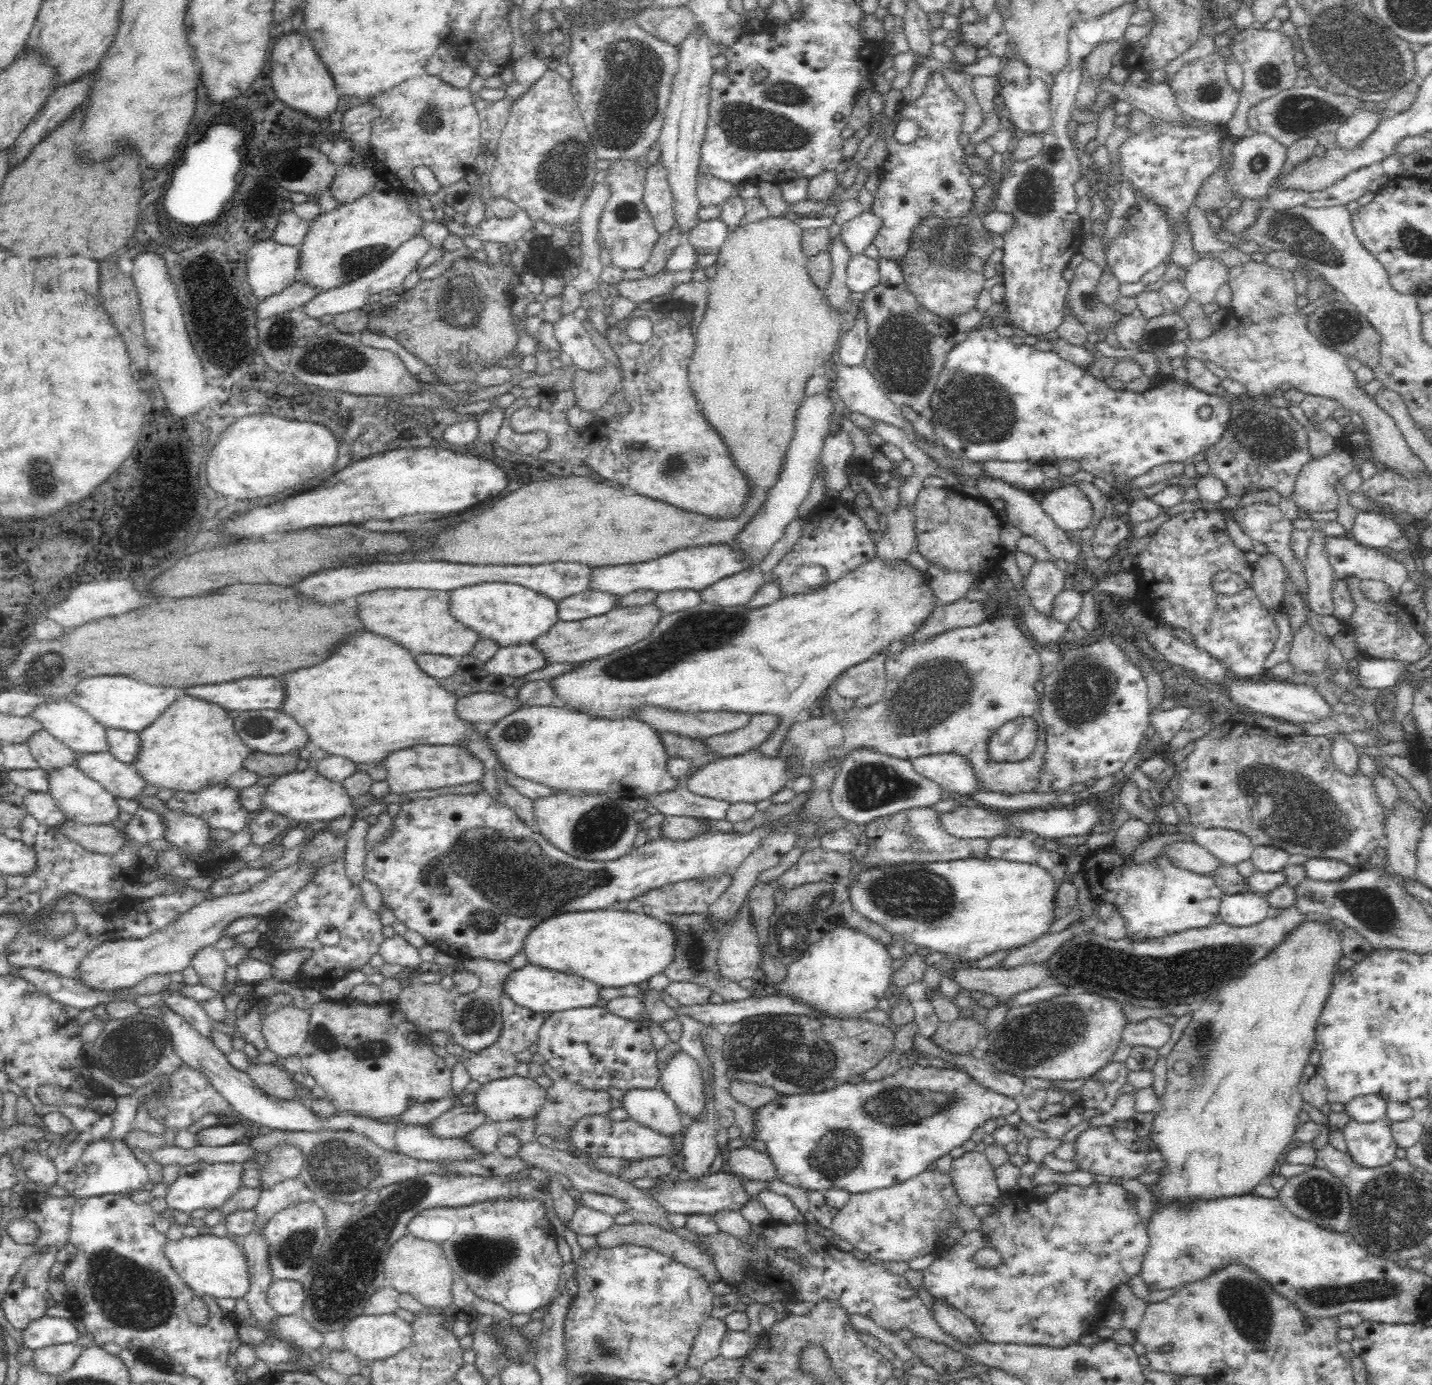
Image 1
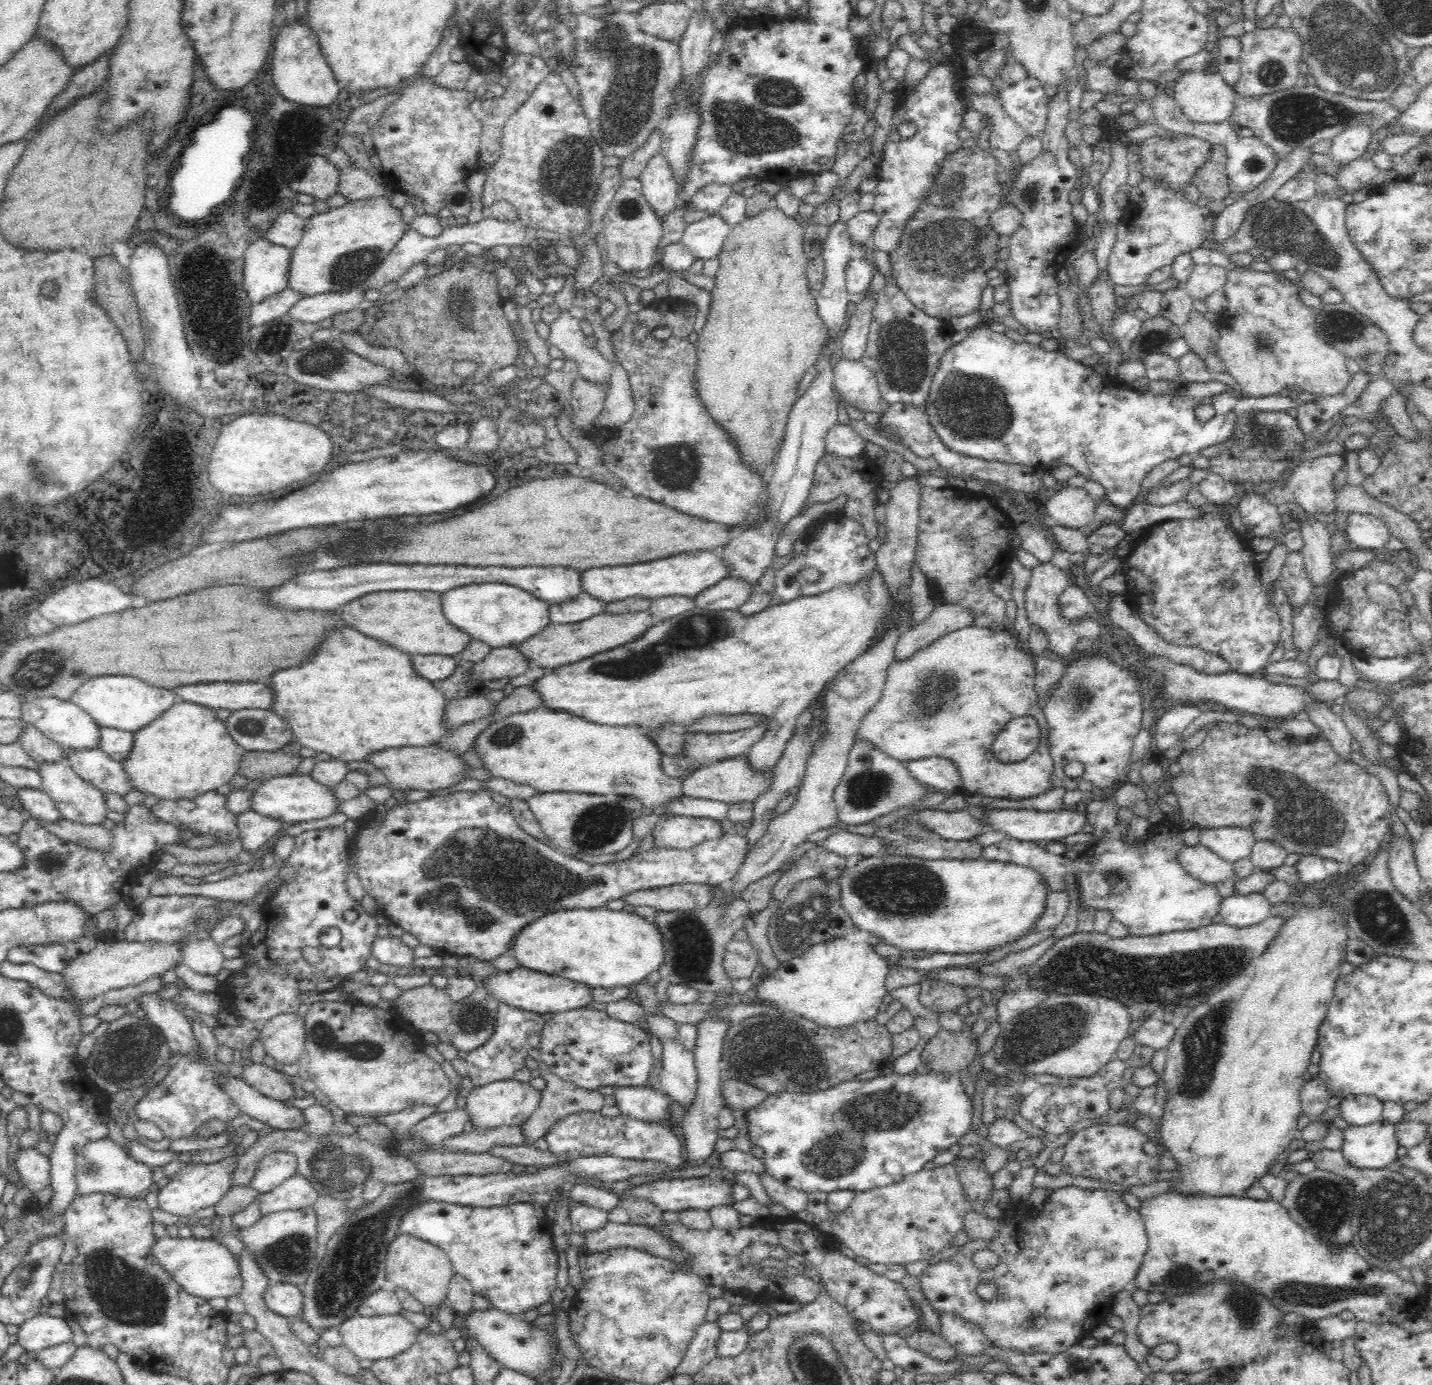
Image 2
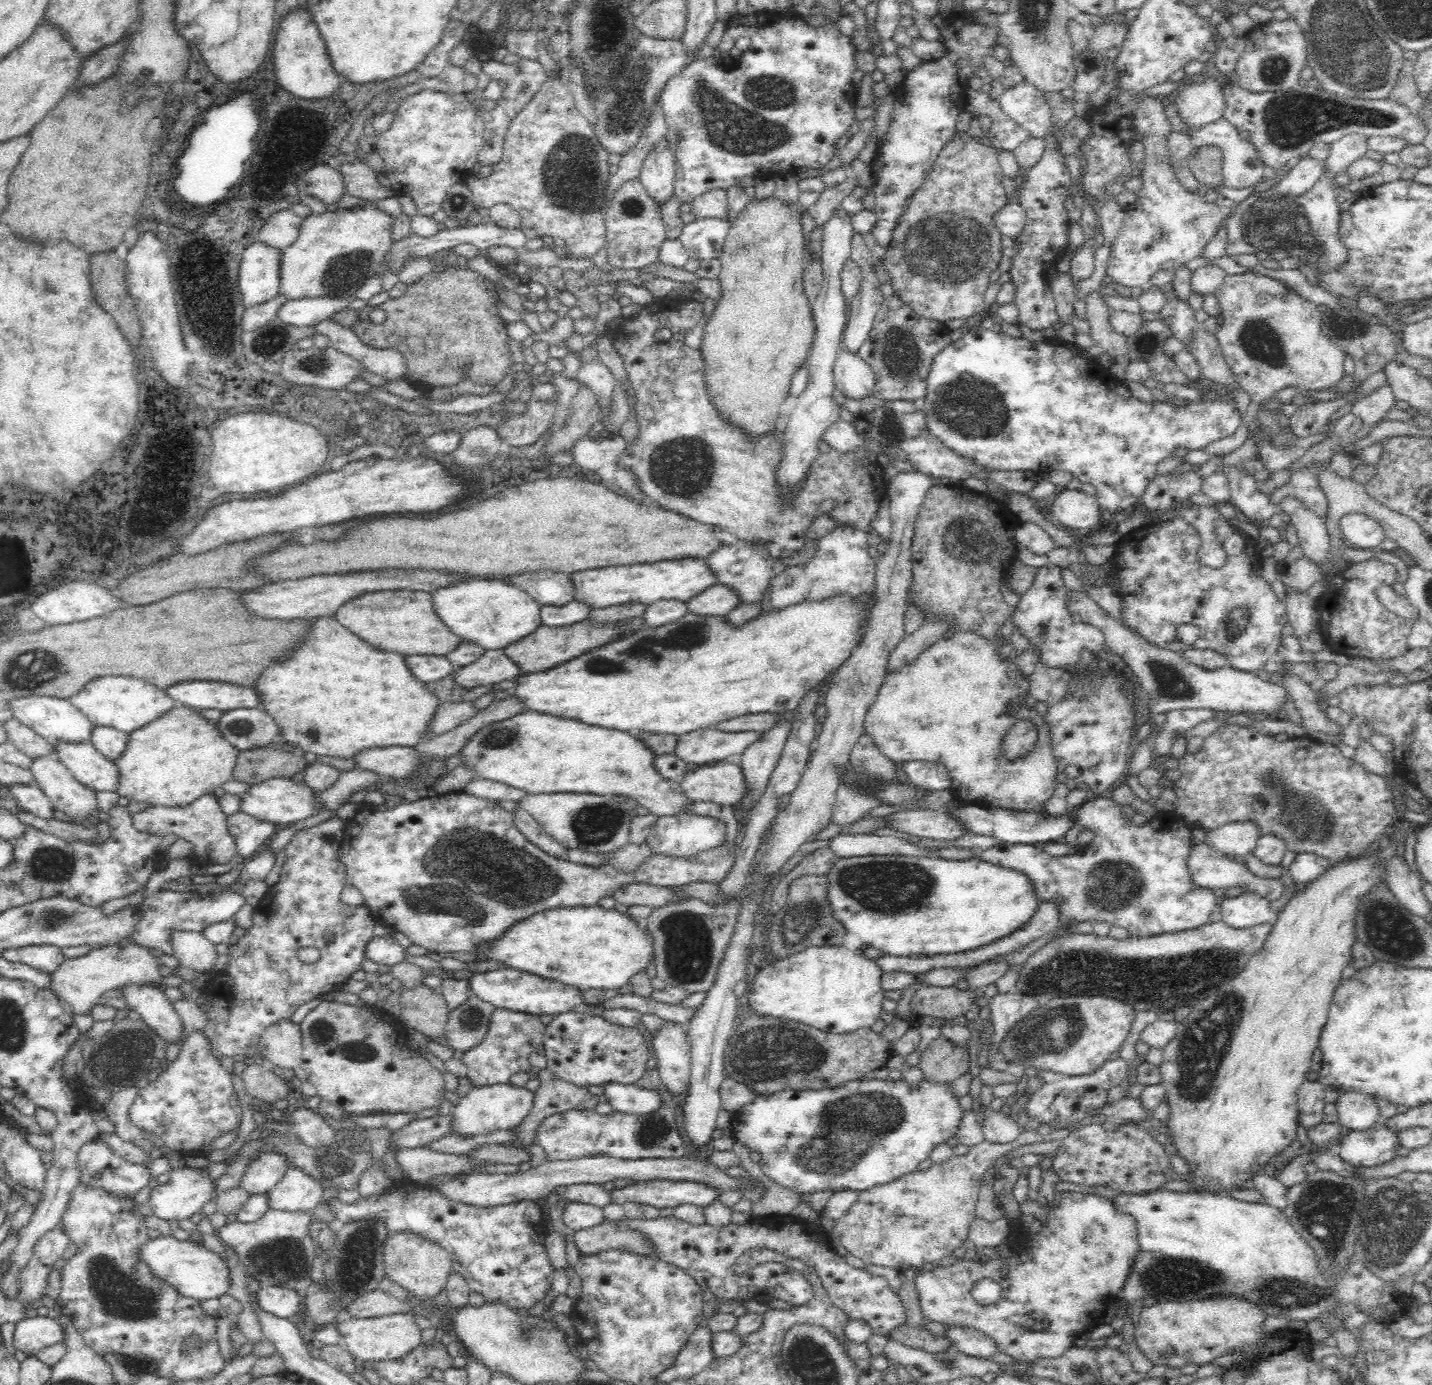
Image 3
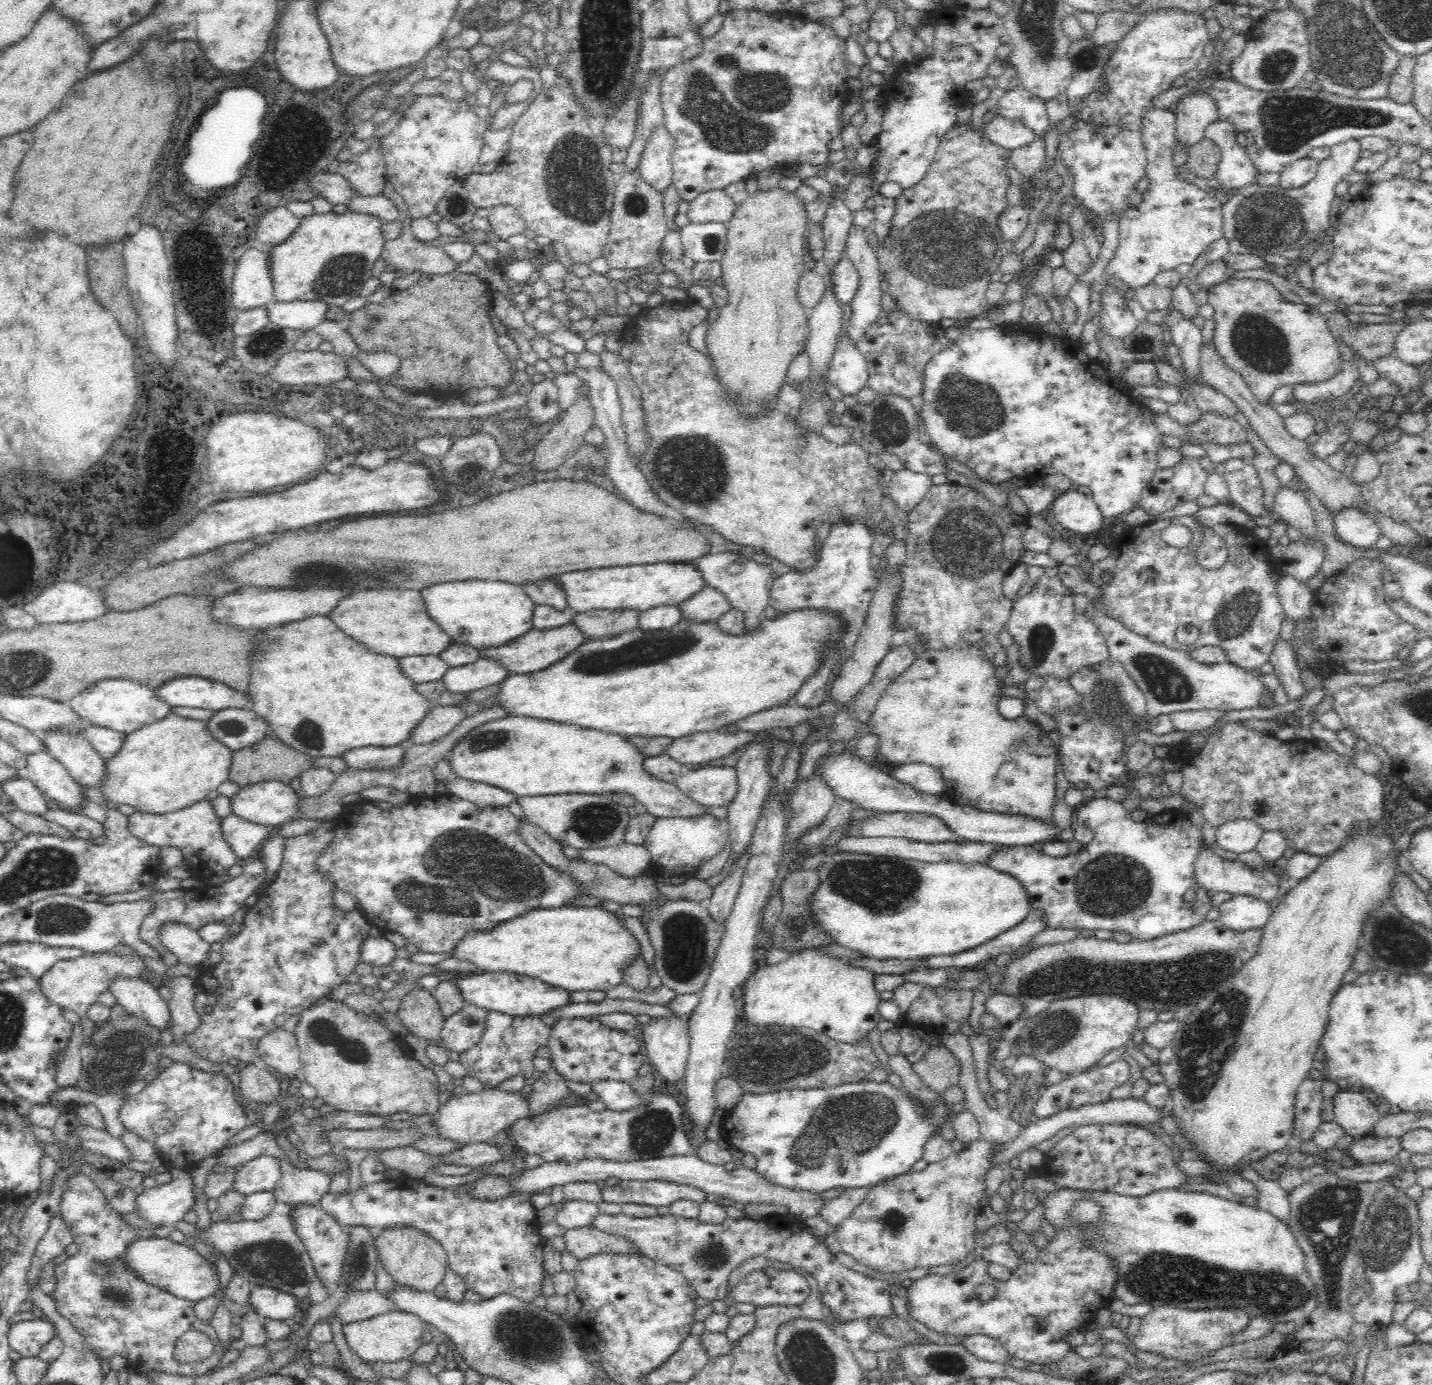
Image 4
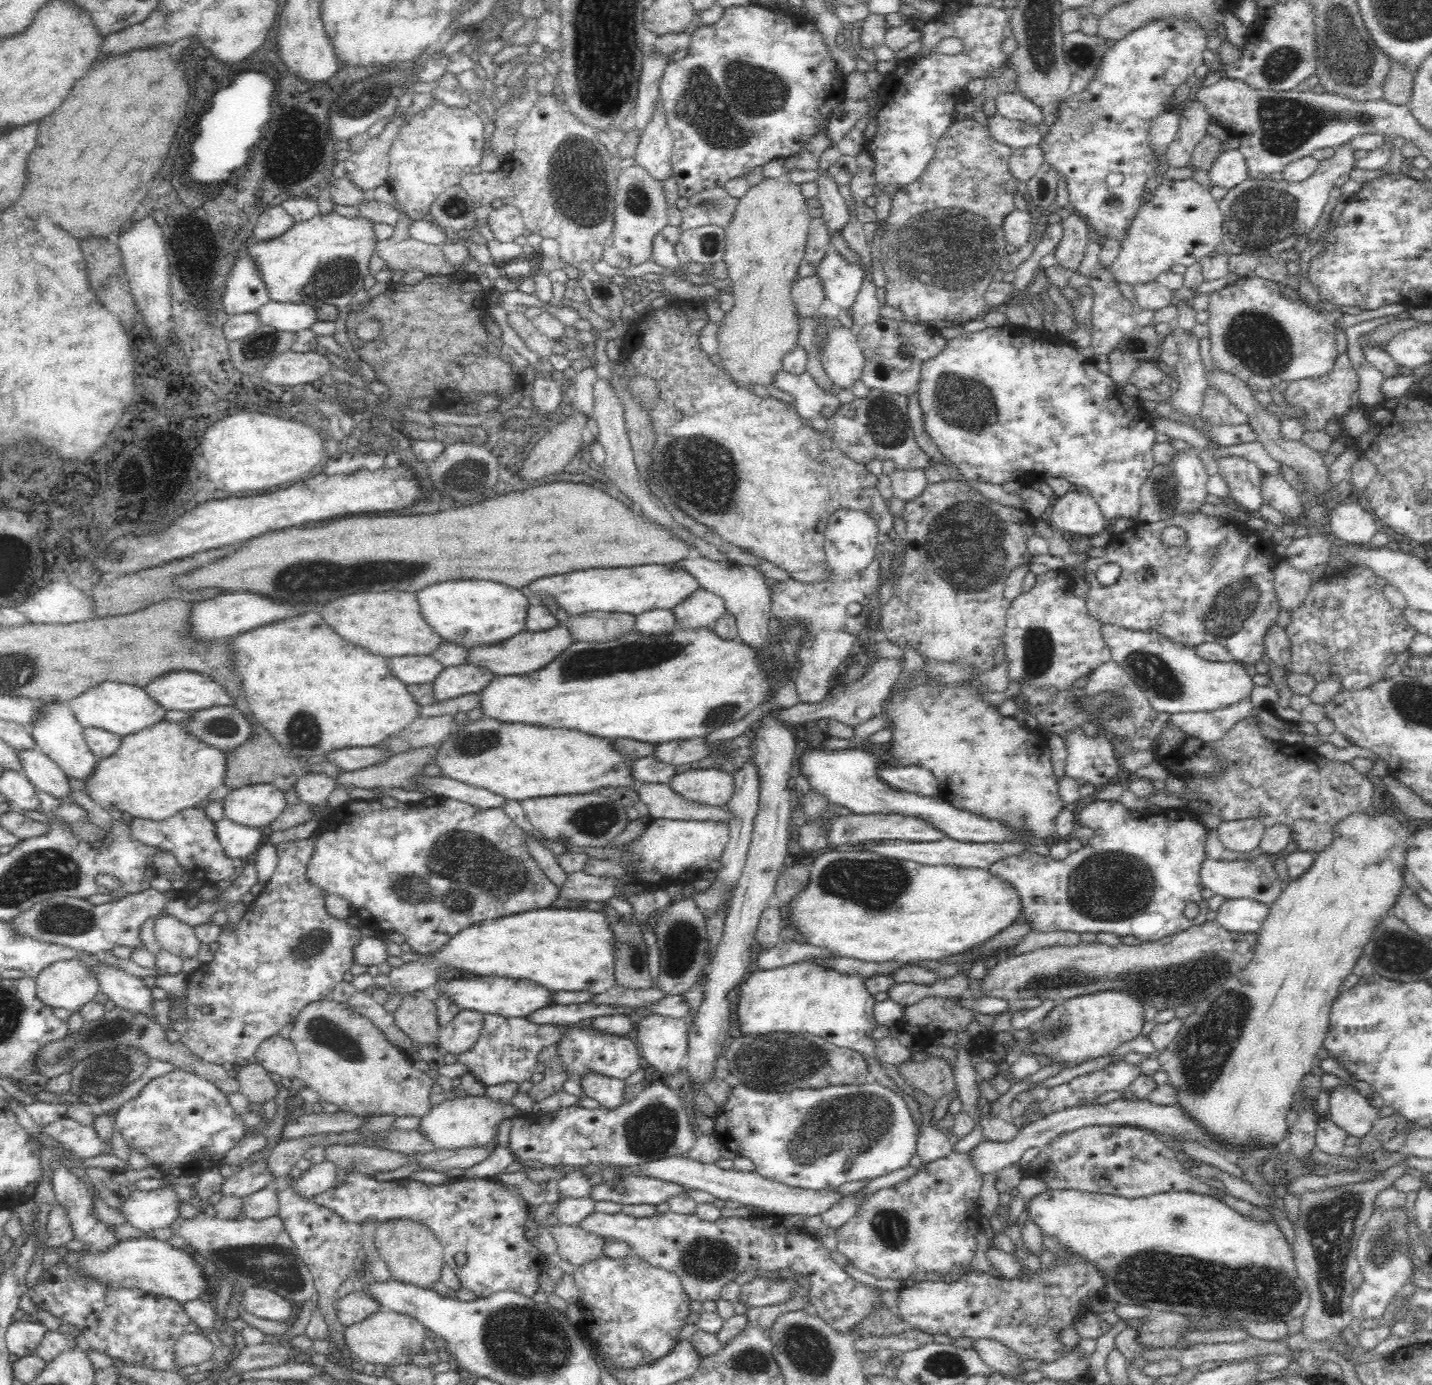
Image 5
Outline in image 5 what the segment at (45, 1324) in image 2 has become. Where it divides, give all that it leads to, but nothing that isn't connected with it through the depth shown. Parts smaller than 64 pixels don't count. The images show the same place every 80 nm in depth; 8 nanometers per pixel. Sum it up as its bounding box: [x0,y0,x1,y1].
[5,1319,48,1357]

